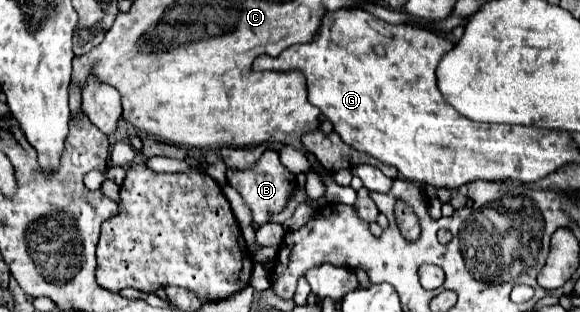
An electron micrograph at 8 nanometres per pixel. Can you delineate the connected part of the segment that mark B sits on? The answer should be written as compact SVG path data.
M266 149L262 153L262 157L258 159L258 163L254 165L254 169L246 169L246 171L238 171L238 169L228 169L228 183L232 187L236 187L240 191L240 195L244 197L244 201L248 203L248 207L252 209L254 221L262 223L262 219L270 219L270 215L280 213L286 207L286 201L290 197L290 193L294 191L296 179L294 175L282 165L278 151L274 149Z

